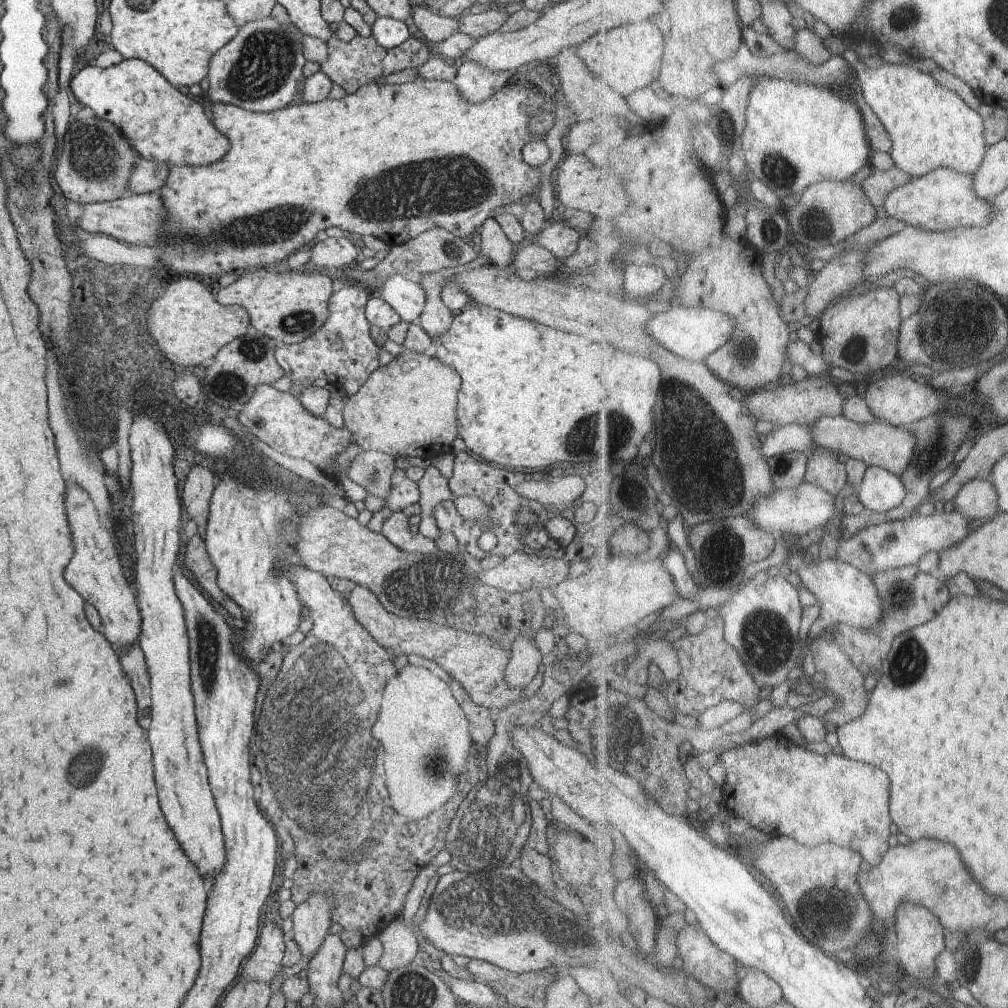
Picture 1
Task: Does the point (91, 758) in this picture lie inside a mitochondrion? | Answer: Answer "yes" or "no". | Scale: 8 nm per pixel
yes

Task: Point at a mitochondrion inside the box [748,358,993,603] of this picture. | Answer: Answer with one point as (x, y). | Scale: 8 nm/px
(939, 440)

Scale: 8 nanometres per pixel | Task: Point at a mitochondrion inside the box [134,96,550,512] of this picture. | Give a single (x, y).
(446, 184)

